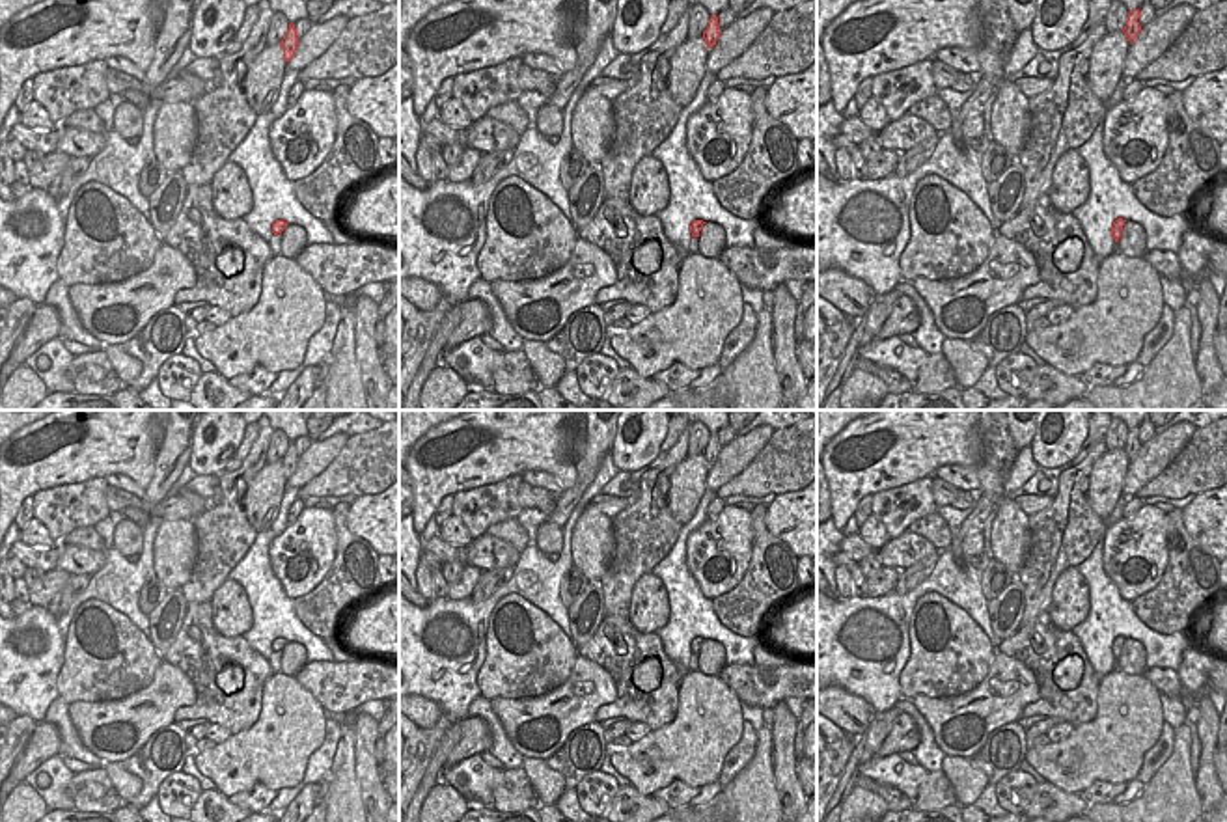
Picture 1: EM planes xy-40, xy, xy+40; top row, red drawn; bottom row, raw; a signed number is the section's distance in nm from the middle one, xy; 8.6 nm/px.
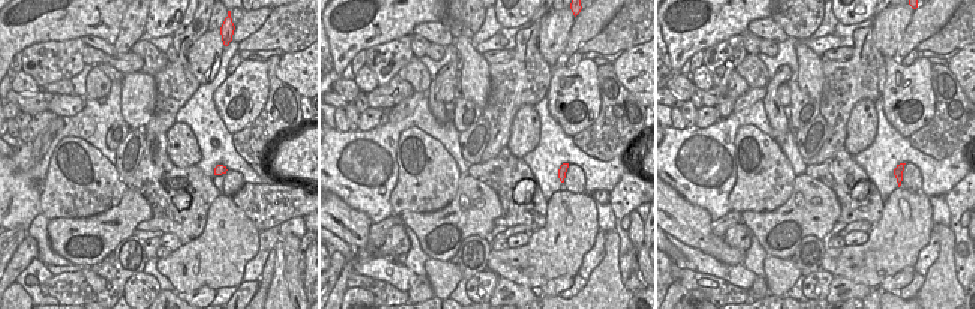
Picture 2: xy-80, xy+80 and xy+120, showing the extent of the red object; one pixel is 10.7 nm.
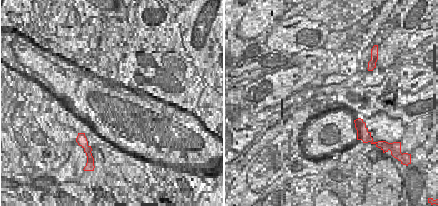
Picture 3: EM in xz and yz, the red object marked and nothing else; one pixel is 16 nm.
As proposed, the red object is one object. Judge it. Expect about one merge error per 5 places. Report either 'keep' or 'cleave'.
keep

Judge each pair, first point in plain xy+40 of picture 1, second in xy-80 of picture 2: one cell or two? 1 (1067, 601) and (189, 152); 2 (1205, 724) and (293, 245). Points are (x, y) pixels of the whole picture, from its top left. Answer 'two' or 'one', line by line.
1: one
2: one

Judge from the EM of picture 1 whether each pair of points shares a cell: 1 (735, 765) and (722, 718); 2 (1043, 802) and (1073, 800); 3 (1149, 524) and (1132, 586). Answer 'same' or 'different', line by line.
1: different
2: same
3: same

